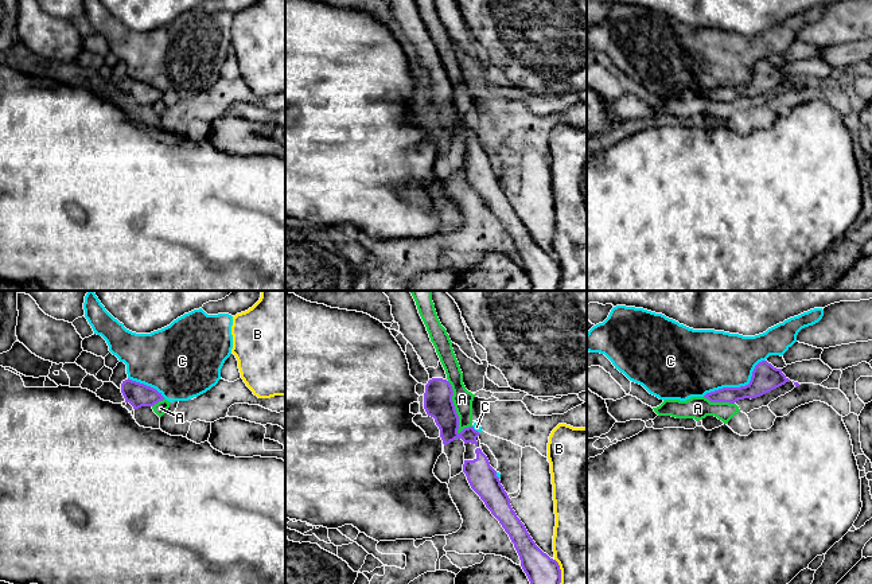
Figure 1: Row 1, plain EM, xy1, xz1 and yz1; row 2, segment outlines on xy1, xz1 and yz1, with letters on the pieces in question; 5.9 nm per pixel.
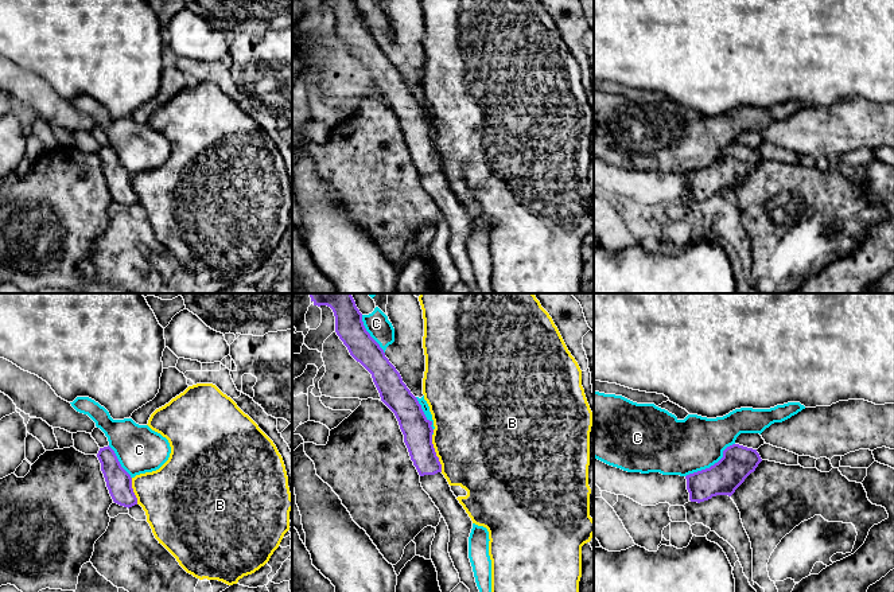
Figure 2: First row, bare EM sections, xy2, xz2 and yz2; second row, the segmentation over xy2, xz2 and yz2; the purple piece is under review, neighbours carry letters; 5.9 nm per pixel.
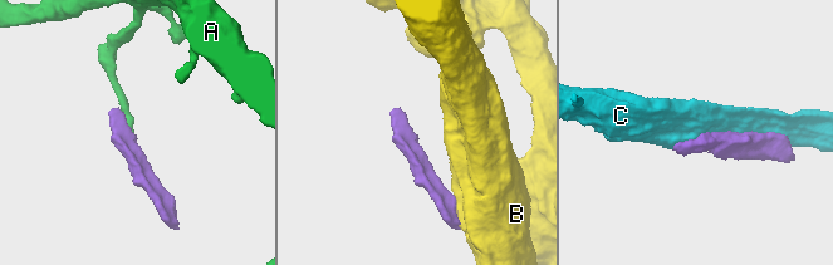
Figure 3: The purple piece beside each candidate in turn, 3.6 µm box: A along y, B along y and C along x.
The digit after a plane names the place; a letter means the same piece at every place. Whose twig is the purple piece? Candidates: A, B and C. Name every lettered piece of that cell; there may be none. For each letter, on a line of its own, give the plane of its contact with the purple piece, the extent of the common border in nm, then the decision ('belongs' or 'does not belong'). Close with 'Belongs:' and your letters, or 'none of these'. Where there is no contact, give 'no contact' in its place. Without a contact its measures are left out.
A: meets purple in xz1; contact 320 nm long; does not belong
B: meets purple in xz2; contact 240 nm long; does not belong
C: meets purple in yz1; contact 440 nm long; does not belong
Belongs: none of these

